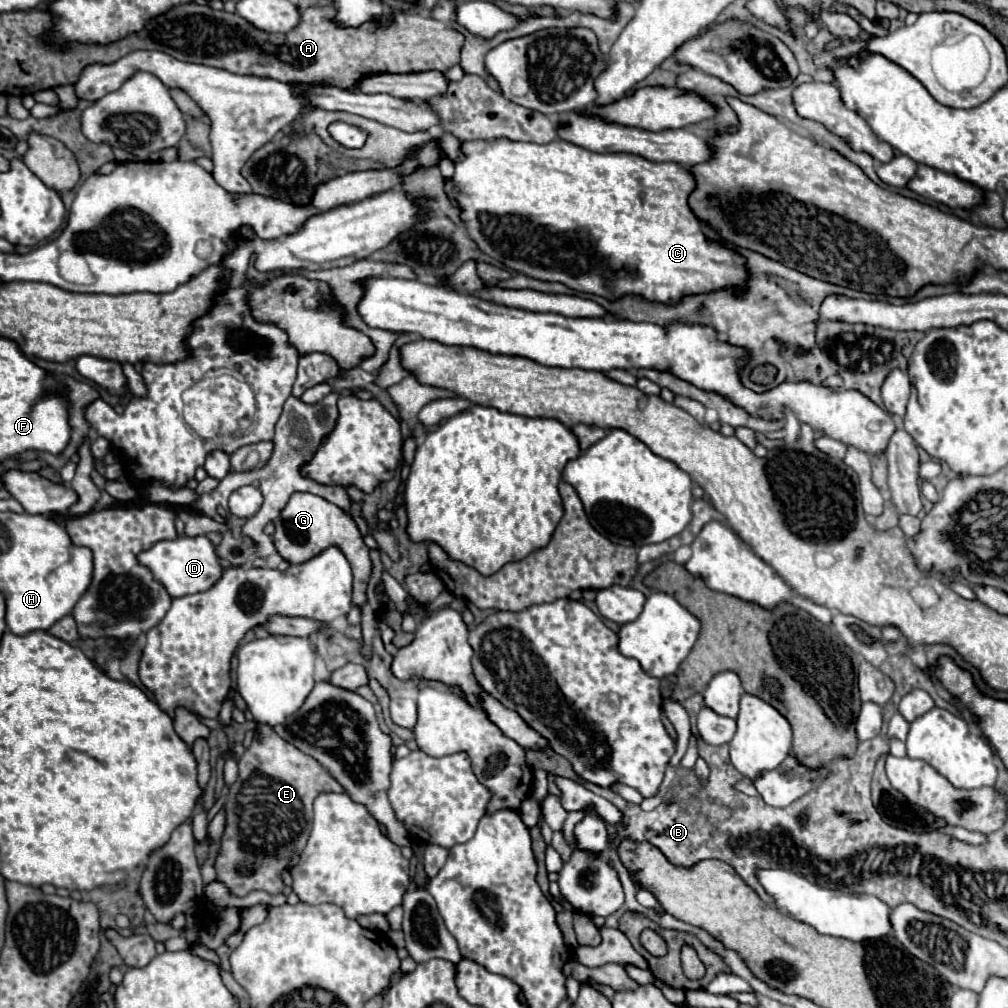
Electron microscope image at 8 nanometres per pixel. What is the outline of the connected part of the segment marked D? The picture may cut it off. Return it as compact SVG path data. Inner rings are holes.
M177 537L175 541L155 543L151 549L139 553L139 561L153 573L153 577L165 585L171 597L183 597L197 591L207 591L213 587L221 575L223 565L219 563L219 555L215 545L207 537Z

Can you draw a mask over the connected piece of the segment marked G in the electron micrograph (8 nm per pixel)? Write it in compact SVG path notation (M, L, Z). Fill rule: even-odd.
M293 493L281 515L275 519L273 543L277 547L277 553L291 565L305 563L327 547L339 547L353 569L353 605L363 609L363 605L367 603L367 583L371 579L371 559L369 547L363 543L363 537L349 513L313 493Z

